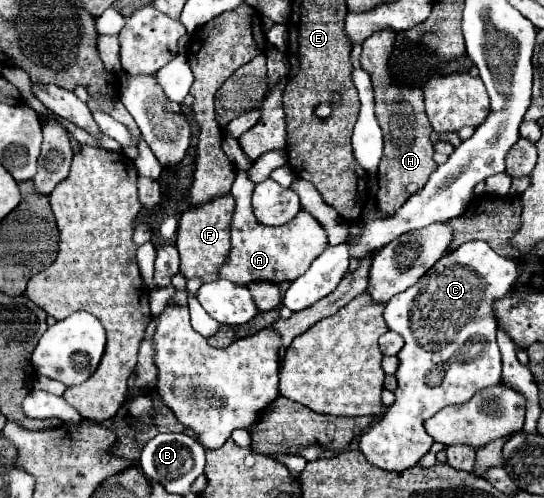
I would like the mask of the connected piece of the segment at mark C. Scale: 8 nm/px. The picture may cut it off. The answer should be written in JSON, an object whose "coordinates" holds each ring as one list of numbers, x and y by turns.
{"coordinates":[[470,241,446,253,426,275,422,275,422,279,418,279,418,283,414,283,414,287,394,295,394,299,384,305,384,321,388,329,400,333,406,343,398,353,400,367,396,371,396,401,392,407,388,407,386,415,376,421,360,439,360,451,372,465,388,471,404,471,414,467,434,443,434,439,424,431,424,421,442,407,466,403,478,391,494,387,500,381,502,365,496,345,496,319,492,305,512,289,516,277,518,269,514,259,500,257,482,241]]}

